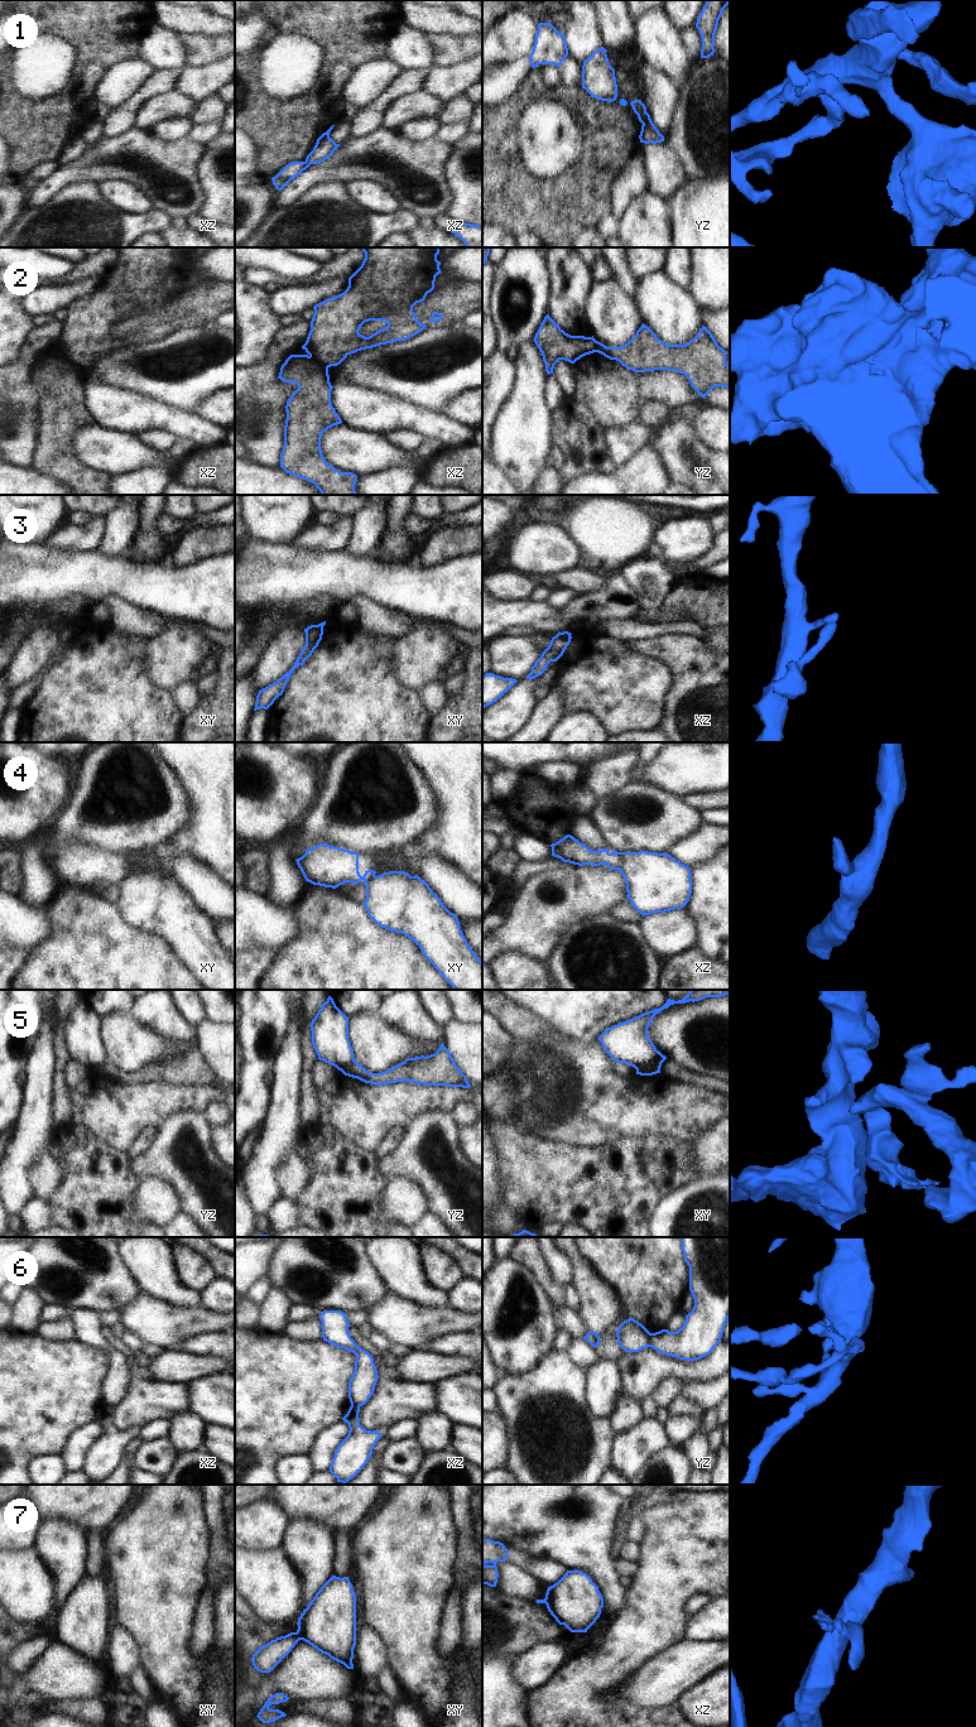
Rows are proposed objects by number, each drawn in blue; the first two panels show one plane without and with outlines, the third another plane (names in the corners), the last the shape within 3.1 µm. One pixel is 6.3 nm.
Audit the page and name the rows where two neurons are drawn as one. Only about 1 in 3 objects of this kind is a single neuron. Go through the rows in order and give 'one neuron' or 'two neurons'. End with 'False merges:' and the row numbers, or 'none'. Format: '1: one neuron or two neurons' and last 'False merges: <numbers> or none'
1: two neurons
2: two neurons
3: two neurons
4: two neurons
5: two neurons
6: two neurons
7: two neurons
False merges: 1, 2, 3, 4, 5, 6, 7

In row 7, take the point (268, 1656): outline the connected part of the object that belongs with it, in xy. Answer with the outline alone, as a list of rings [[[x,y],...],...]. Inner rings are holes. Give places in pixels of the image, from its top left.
[[[290,1632],[260,1646],[251,1659],[254,1668],[260,1673],[270,1673],[299,1640],[297,1632]]]

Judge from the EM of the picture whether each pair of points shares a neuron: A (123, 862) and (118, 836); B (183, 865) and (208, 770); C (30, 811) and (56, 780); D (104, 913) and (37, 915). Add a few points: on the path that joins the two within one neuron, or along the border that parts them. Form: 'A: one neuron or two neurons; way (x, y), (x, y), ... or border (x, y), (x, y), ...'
A: two neurons; border (138, 851), (128, 854), (110, 852)
B: two neurons; border (166, 862), (176, 854), (191, 854), (211, 869)
C: one neuron; way (33, 803), (48, 788)
D: two neurons; border (44, 905), (49, 922), (49, 934), (38, 944)

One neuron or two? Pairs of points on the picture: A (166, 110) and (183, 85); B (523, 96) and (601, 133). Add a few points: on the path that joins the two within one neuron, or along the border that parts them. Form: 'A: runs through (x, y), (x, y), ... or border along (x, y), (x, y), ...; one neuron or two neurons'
A: border along (176, 90), (190, 95), (198, 102); two neurons
B: runs through (543, 92), (561, 92), (570, 96), (586, 112); one neuron

